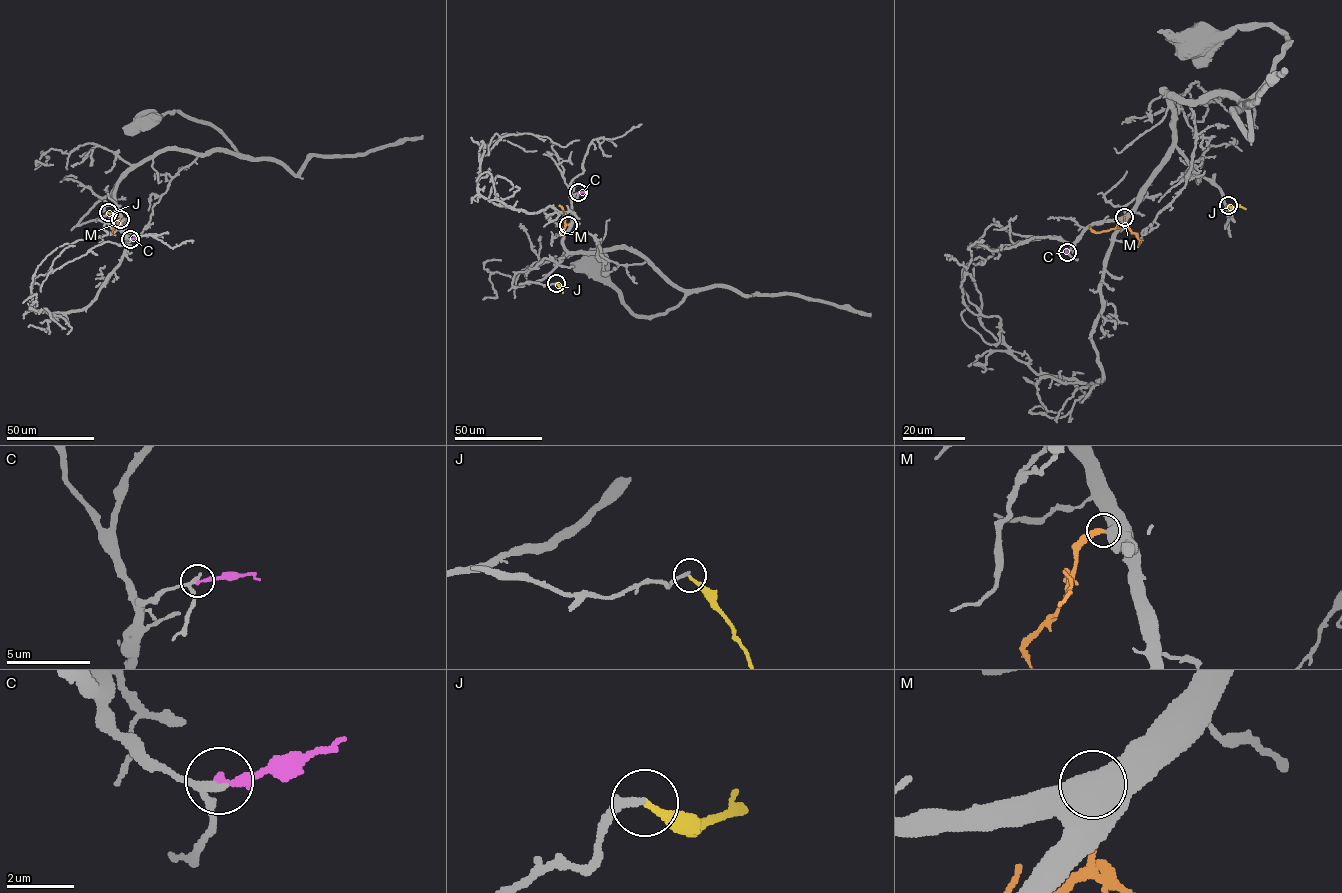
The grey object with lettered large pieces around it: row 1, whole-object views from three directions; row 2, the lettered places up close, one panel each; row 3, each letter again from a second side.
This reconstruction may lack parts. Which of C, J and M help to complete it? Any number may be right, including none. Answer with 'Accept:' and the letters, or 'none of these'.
Accept: M

